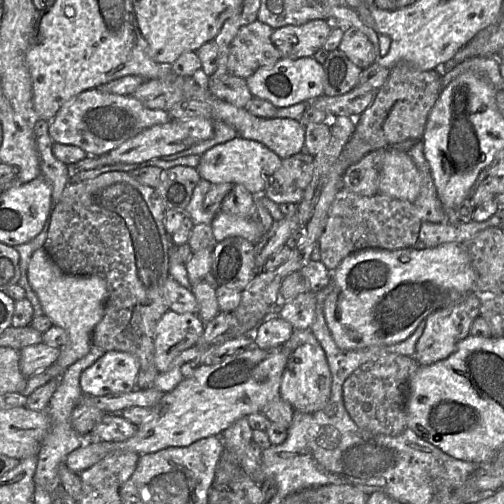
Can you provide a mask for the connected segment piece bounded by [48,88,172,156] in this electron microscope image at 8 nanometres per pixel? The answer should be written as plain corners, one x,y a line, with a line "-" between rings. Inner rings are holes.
93,88
67,101
49,122
48,133
55,143
78,146
88,156
100,156
144,129
171,120
168,111
149,109
132,95
117,95

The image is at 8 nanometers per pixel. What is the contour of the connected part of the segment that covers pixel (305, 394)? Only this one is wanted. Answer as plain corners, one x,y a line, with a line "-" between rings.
310,329
295,330
285,345
289,349
289,357
280,386
281,398
295,411
313,413
323,409
328,403
332,384
332,375
323,348

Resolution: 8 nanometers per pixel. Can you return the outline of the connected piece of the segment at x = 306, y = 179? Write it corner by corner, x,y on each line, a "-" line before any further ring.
305,150
293,156
284,158
281,166
270,177
265,193
277,204
294,203
299,204
304,195
305,188
310,183
314,171
314,156

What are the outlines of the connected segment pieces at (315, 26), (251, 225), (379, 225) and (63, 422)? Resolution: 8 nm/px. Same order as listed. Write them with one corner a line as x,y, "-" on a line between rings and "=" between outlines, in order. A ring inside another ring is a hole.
323,19
310,20
302,25
286,25
273,30
271,41
284,58
312,57
323,47
333,27
=
220,211
216,214
211,226
217,242
221,242
228,237
242,237
256,244
266,233
250,217
240,217
=
342,186
330,207
325,228
318,240
321,261
334,272
344,258
363,249
410,248
419,240
422,223
418,209
407,200
383,194
362,196
=
94,346
87,355
79,359
67,368
60,377
60,384
56,392
52,395
48,405
48,415
50,418
50,430
42,442
38,453
37,469
34,475
34,483
45,490
51,491
58,482
59,466
65,461
66,457
75,449
84,444
84,437
77,433
71,423
72,413
80,402
83,392
80,387
81,373
94,364
106,351
102,348

